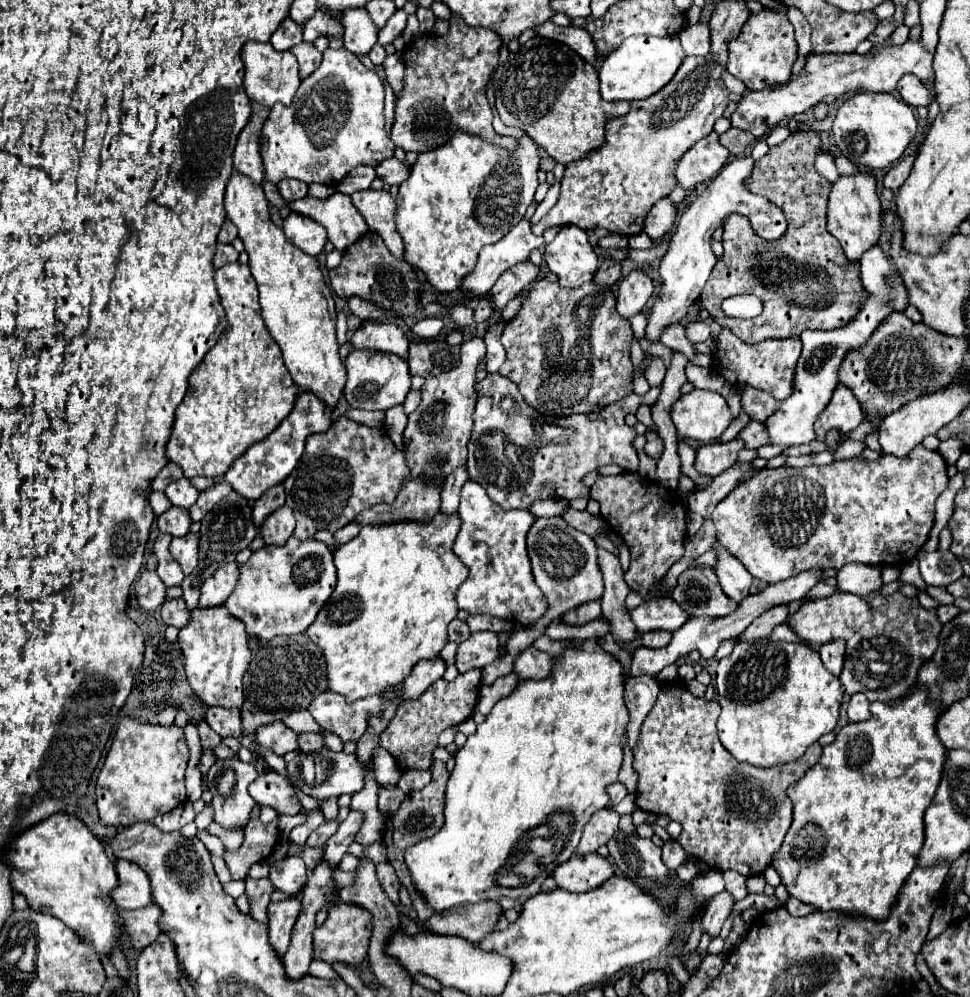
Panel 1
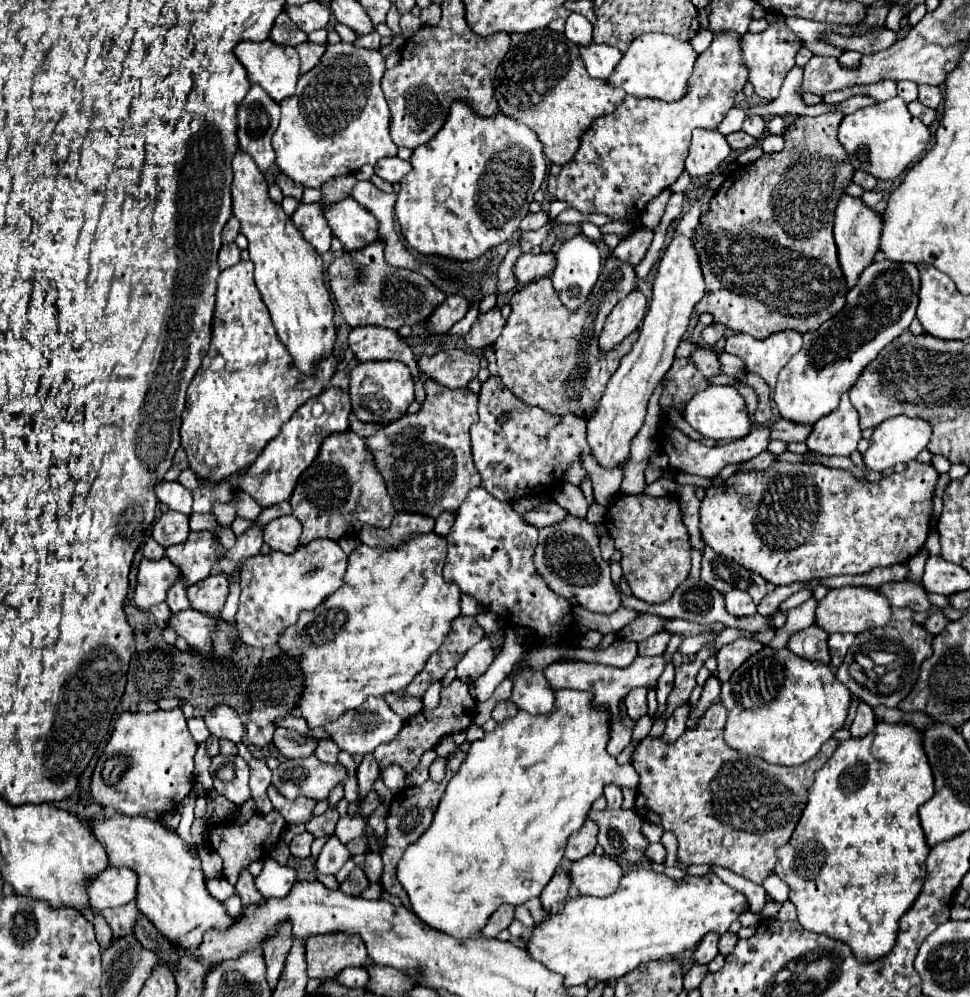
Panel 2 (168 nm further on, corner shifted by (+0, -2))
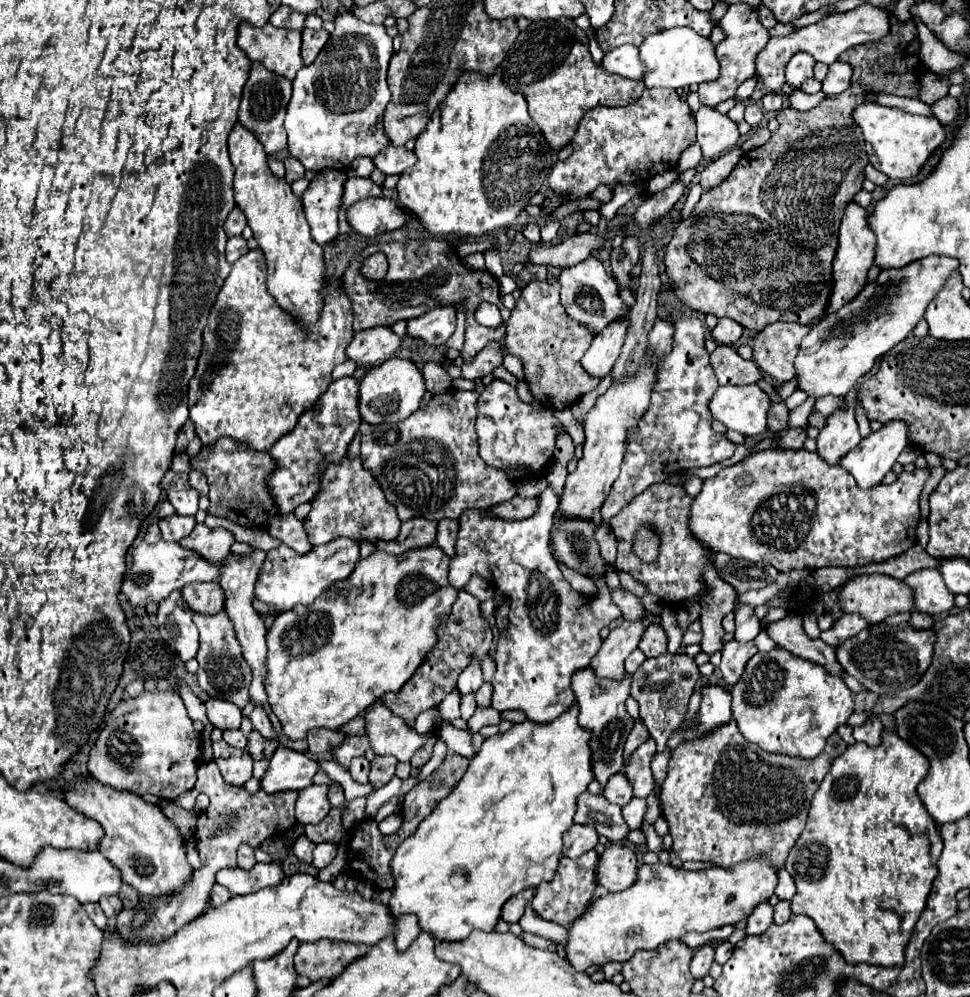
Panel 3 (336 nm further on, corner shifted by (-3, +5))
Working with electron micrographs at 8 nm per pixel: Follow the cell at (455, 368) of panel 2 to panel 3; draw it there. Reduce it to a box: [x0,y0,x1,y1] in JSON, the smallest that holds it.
[461,342,501,380]

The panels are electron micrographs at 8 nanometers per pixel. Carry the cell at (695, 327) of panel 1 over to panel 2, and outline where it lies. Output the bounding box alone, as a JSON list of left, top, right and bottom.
[702,323,726,347]

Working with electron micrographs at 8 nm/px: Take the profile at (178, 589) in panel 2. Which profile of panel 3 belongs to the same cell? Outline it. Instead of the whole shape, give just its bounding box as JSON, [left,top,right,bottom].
[157,592,199,660]

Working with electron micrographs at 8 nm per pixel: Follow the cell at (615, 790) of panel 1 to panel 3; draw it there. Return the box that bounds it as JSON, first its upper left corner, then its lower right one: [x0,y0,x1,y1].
[603,772,633,806]

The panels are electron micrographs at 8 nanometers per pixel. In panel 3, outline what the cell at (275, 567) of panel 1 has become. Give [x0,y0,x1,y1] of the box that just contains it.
[255,538,359,612]

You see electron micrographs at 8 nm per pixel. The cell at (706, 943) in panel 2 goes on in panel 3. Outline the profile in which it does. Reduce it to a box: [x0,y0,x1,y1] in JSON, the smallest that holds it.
[691,944,715,978]

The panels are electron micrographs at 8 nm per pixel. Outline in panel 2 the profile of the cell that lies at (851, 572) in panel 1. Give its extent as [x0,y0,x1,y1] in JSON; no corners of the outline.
[880,579,934,613]

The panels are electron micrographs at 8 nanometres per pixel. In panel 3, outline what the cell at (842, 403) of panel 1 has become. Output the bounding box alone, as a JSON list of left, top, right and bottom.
[817,390,859,464]

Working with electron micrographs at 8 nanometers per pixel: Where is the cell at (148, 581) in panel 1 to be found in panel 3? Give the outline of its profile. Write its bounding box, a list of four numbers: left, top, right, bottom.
[121,540,221,606]

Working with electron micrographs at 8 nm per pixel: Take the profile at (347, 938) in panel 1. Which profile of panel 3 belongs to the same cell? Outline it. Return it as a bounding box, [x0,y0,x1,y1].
[295,940,369,980]

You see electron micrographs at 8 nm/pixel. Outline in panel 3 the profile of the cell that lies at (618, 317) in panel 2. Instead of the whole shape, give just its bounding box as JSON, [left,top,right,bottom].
[581,316,629,378]

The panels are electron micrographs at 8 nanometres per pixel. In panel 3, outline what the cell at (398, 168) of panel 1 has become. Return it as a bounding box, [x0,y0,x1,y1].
[373,146,417,174]

